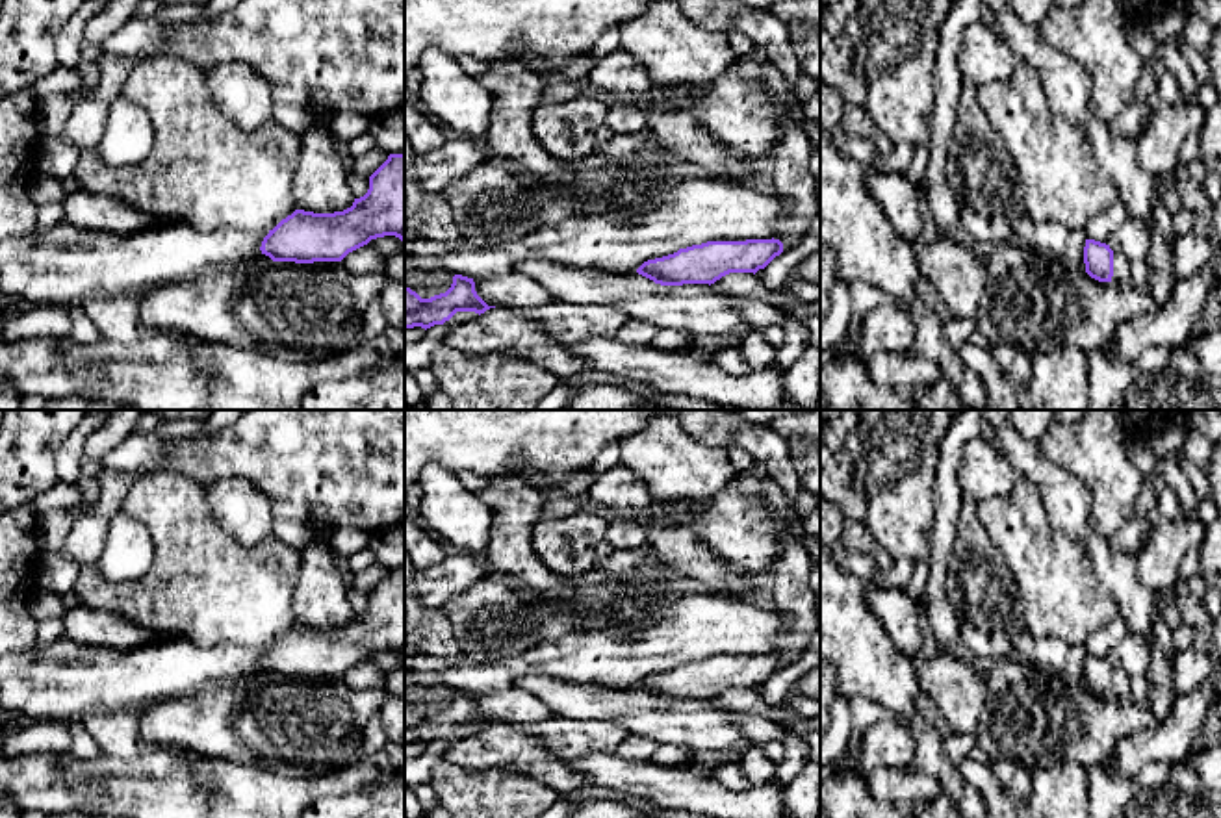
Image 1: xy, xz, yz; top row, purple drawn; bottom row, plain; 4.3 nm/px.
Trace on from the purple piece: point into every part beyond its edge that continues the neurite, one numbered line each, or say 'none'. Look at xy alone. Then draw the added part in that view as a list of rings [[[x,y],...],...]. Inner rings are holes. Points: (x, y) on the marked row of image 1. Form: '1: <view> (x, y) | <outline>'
none

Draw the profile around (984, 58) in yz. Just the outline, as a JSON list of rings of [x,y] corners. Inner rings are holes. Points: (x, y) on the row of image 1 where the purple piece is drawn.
[[[983,20],[965,28],[958,52],[958,67],[965,80],[970,80],[976,87],[1008,82],[1019,65],[1019,56]]]

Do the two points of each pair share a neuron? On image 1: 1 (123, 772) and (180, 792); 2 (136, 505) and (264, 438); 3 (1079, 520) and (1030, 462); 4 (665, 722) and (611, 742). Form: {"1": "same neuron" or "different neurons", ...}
{"1": "same neuron", "2": "different neurons", "3": "same neuron", "4": "different neurons"}

